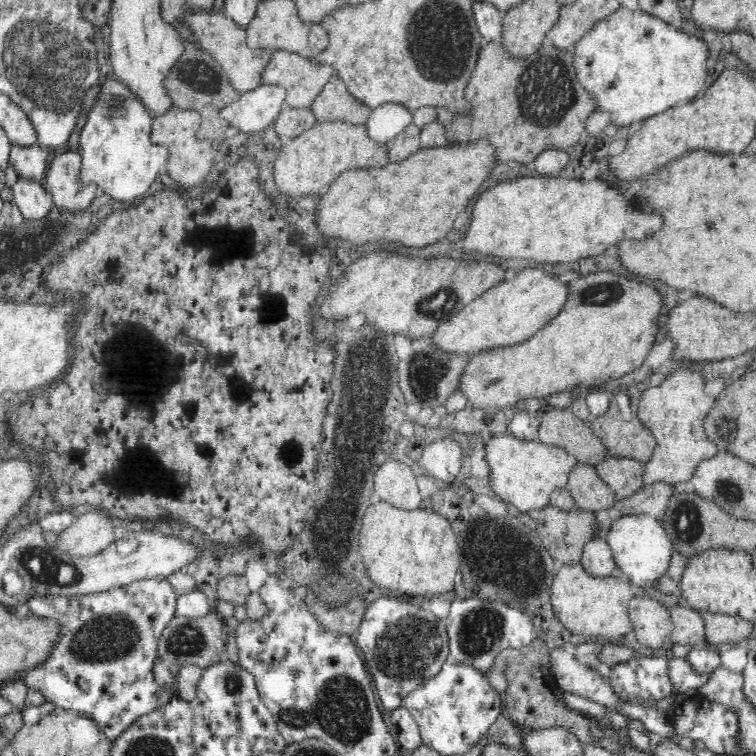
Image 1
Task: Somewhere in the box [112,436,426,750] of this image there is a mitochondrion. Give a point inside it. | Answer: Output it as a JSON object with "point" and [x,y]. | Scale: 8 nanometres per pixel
{"point":[341,711]}

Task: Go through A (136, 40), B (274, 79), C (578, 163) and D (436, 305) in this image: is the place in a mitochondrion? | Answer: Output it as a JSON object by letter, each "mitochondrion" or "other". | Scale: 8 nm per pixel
{"A":"other","B":"other","C":"other","D":"mitochondrion"}

